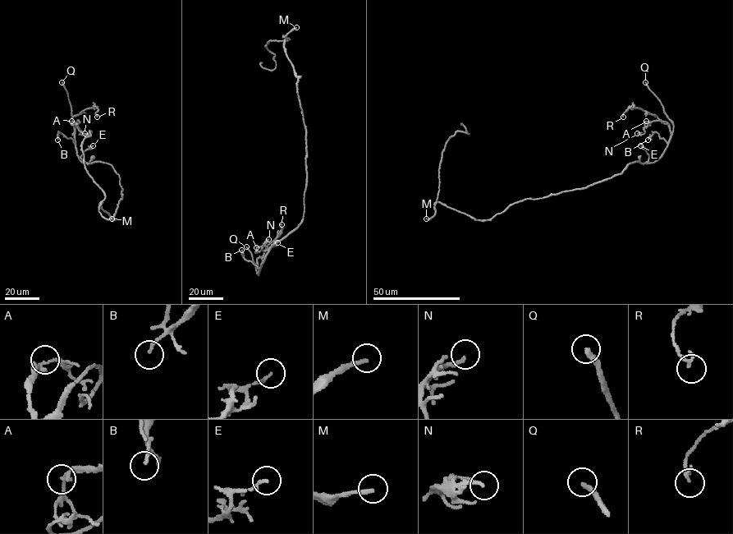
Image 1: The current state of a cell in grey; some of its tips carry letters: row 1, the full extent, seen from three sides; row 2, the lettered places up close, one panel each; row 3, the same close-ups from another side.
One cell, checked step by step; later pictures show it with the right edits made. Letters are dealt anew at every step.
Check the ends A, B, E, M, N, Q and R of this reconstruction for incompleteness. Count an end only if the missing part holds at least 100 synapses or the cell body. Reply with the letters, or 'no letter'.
M, Q

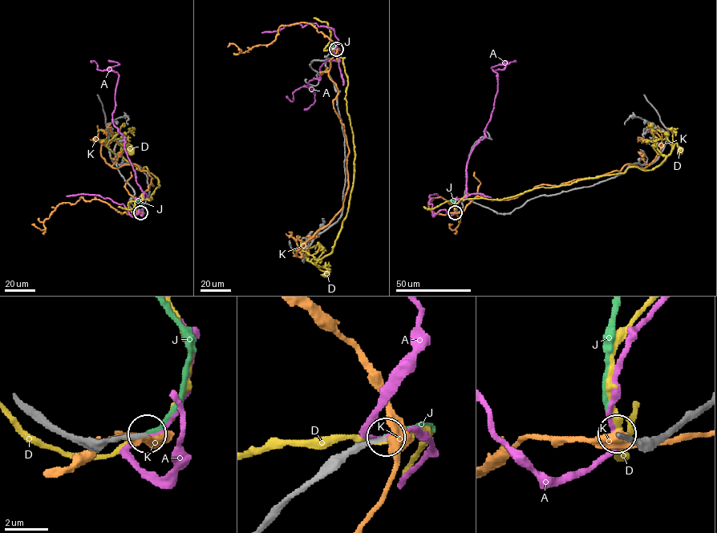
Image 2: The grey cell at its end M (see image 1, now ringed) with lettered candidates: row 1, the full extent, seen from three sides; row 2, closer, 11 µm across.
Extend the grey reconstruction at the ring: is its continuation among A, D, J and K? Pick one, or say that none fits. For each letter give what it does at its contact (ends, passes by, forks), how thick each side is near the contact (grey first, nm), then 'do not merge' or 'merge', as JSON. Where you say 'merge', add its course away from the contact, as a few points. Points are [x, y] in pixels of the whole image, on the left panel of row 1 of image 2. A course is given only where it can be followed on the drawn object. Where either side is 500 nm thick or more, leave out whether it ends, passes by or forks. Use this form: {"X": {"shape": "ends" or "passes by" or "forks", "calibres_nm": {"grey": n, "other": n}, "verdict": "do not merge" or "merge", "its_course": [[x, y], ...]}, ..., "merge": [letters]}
{"A": {"shape": "passes by", "calibres_nm": {"grey": 240, "other": 200}, "verdict": "do not merge"}, "D": {"shape": "passes by", "calibres_nm": {"grey": 240, "other": 220}, "verdict": "do not merge"}, "J": {"shape": "ends", "calibres_nm": {"grey": 200, "other": 190}, "verdict": "merge", "its_course": [[140, 212], [143, 205], [139, 201]]}, "K": {"calibres_nm": {"grey": 200, "other": 550}, "verdict": "do not merge"}, "merge": ["J"]}

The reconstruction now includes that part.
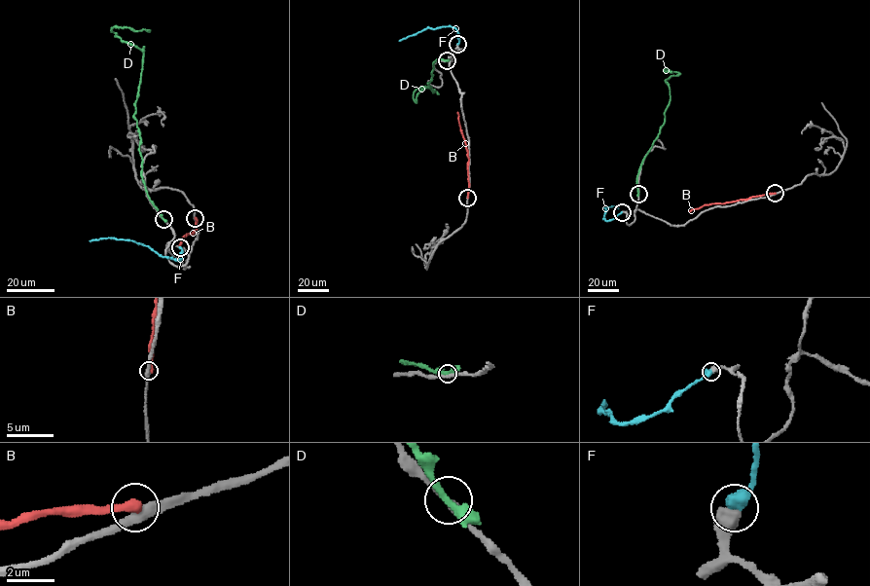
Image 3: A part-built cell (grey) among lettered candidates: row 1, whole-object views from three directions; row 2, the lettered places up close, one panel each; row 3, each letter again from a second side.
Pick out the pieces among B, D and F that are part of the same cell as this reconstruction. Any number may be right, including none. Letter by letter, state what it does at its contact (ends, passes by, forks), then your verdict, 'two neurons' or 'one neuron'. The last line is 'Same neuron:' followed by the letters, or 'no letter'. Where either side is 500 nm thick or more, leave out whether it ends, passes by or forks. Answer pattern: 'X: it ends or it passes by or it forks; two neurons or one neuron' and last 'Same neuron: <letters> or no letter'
B: it ends; two neurons
D: it passes by; two neurons
F: one neuron
Same neuron: F

